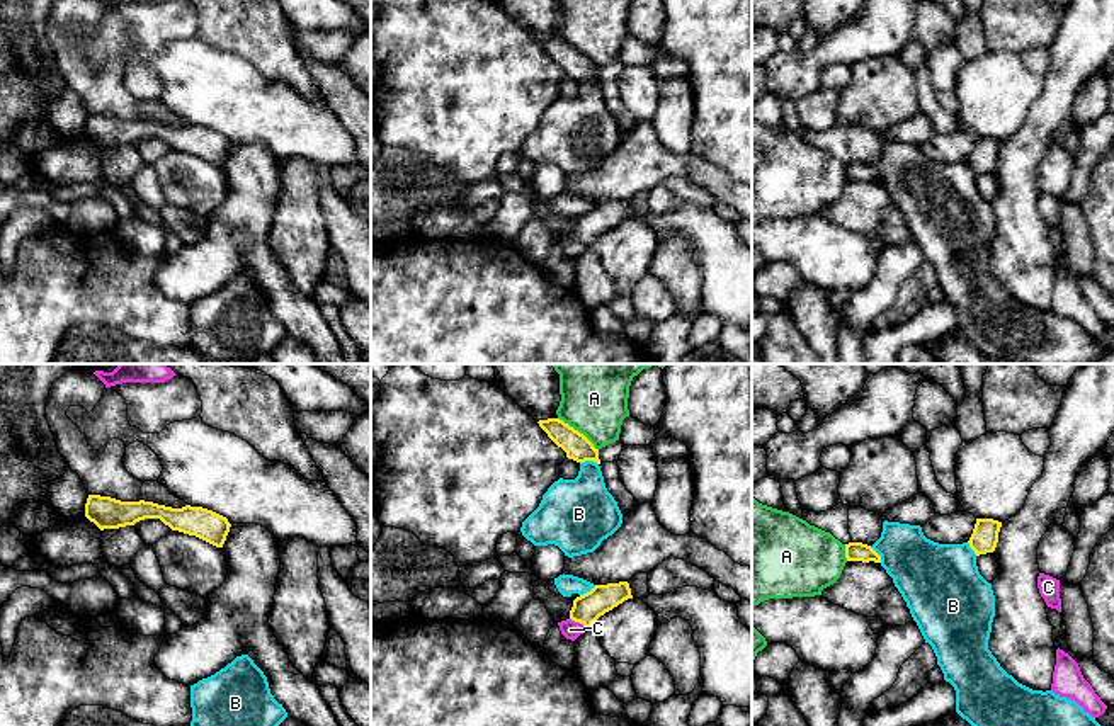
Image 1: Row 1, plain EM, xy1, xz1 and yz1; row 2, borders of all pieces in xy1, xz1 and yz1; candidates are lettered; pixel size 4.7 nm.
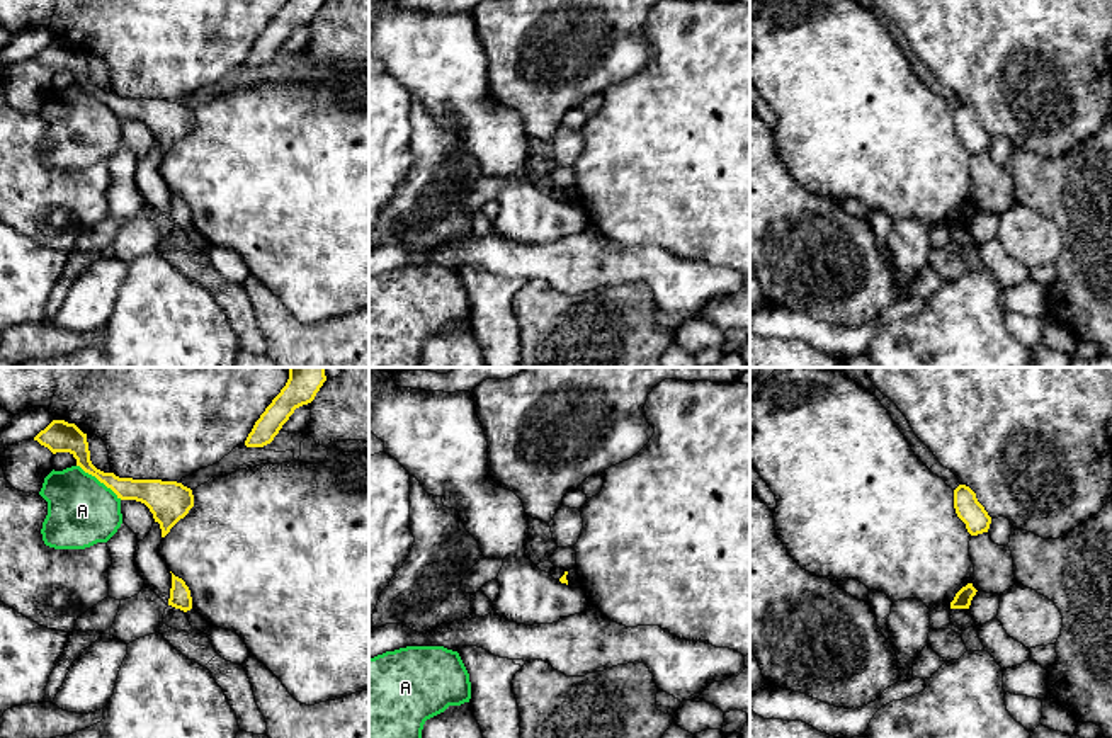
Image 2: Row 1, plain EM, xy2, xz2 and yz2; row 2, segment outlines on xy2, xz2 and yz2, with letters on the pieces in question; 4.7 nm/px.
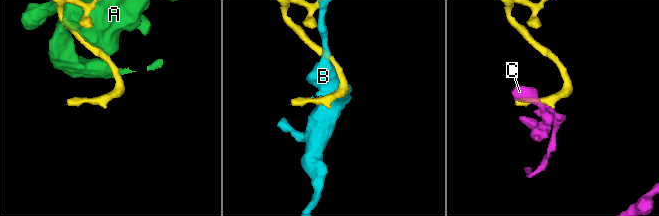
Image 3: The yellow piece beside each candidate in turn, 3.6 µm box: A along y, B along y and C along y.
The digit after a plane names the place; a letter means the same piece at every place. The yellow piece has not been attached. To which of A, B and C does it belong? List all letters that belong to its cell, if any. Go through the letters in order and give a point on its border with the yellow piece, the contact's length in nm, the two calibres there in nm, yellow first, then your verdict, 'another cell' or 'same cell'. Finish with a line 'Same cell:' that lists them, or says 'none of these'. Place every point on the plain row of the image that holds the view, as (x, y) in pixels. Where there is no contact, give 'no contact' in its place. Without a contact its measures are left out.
A: contact xy2 (99, 99); length 280 nm; calibres 140 and 320 nm; another cell
B: contact xz1 (589, 79); length 90 nm; calibres 120 and 320 nm; another cell
C: contact xz1 (580, 242); length 110 nm; calibres 140 and 90 nm; same cell
Same cell: C

